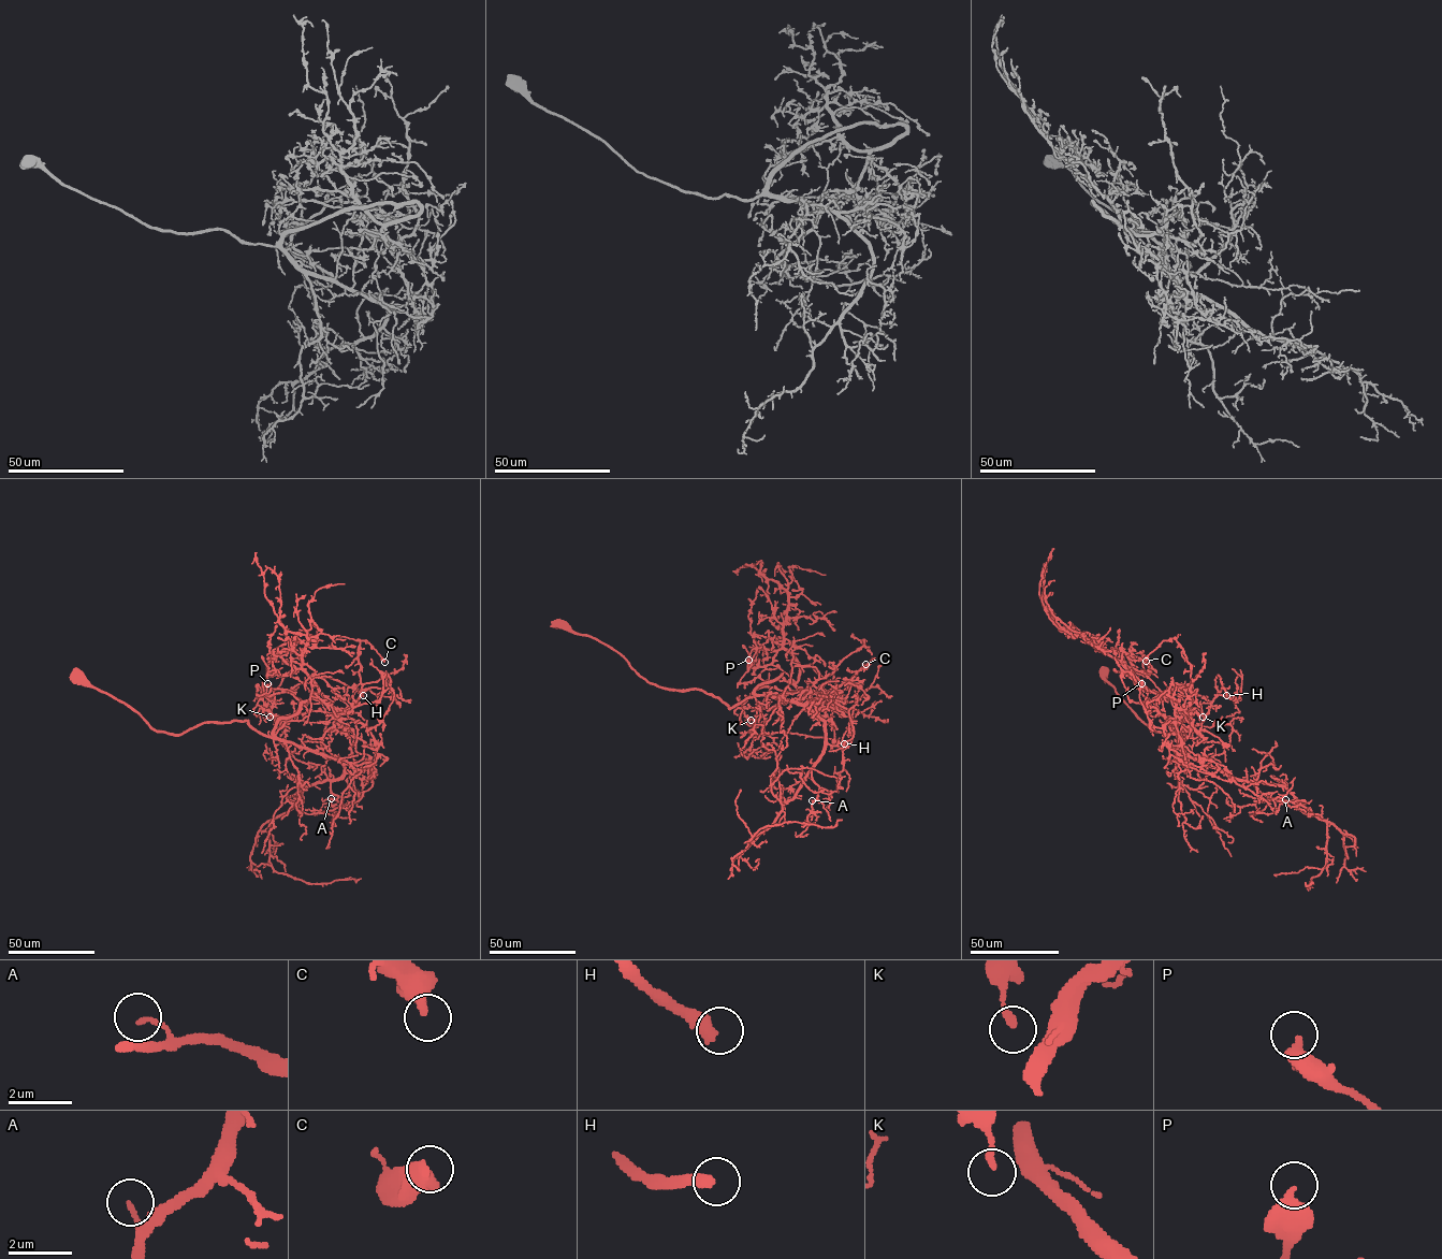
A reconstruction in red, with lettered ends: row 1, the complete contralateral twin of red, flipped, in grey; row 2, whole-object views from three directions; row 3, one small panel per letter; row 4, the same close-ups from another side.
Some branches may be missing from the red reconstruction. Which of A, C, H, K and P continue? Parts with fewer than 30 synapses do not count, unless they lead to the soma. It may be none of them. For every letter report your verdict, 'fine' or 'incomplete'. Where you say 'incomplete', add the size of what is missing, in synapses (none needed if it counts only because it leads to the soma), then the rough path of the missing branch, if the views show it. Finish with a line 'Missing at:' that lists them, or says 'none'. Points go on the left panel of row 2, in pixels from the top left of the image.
A: fine
C: fine
H: incomplete | 35 syn | (363, 695), (369, 703), (378, 699), (397, 703), (403, 710)
K: fine
P: fine
Missing at: H

